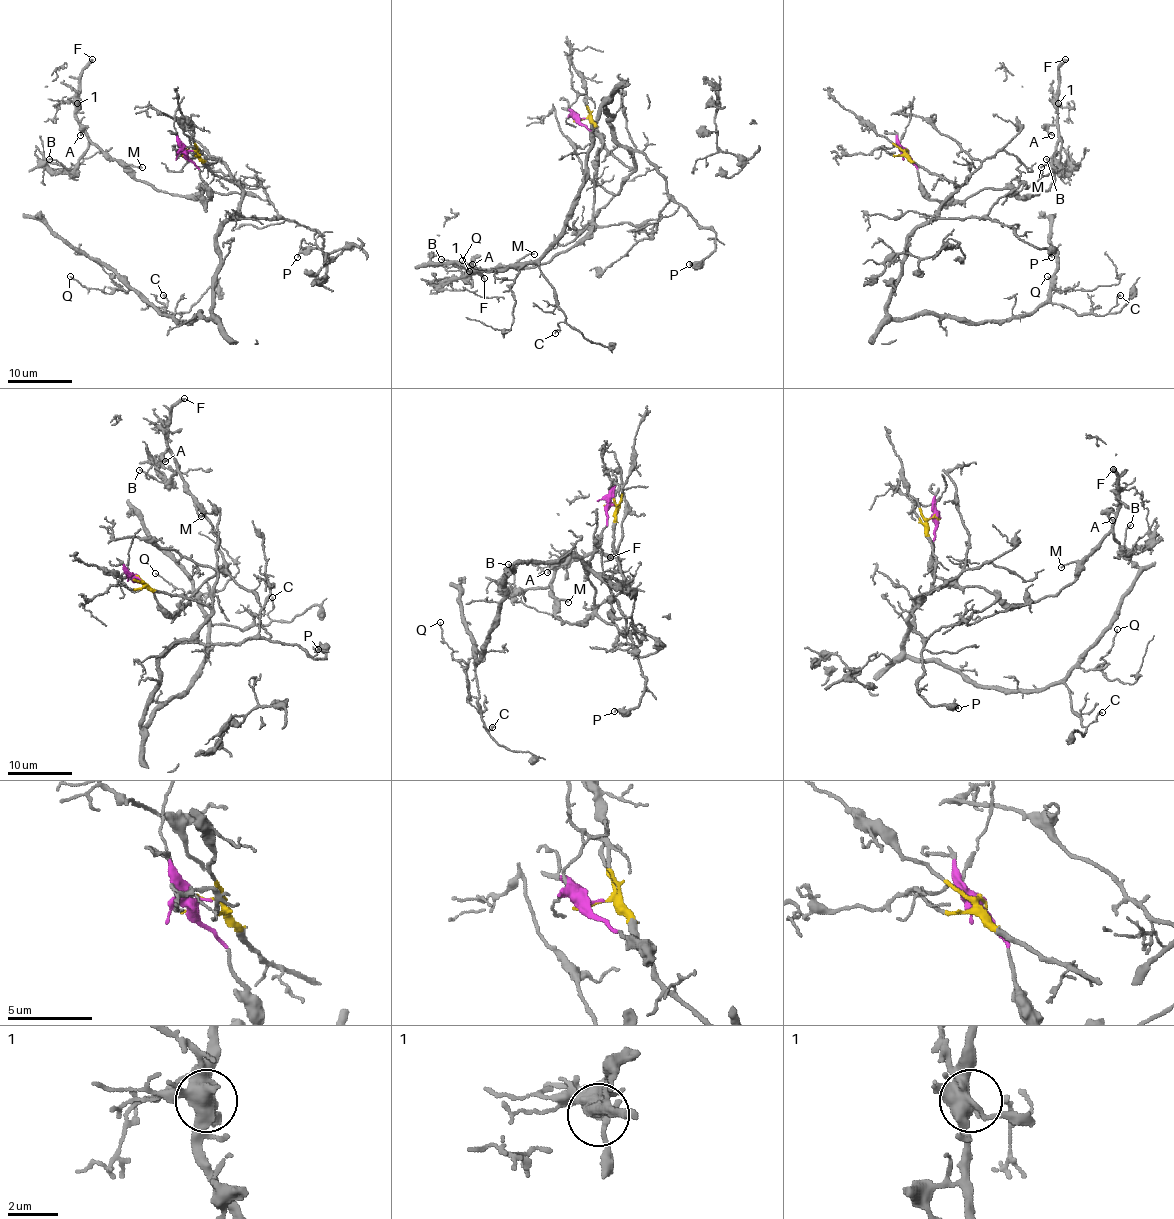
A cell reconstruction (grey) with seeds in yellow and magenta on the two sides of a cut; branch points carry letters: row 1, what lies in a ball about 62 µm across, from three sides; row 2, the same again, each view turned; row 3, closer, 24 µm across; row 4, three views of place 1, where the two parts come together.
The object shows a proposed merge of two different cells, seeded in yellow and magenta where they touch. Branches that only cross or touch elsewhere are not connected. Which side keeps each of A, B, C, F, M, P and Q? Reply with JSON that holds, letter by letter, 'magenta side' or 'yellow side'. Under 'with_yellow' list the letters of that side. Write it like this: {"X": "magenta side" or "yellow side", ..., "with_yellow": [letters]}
{"A": "magenta side", "B": "magenta side", "C": "yellow side", "F": "magenta side", "M": "magenta side", "P": "yellow side", "Q": "yellow side", "with_yellow": ["C", "P", "Q"]}

